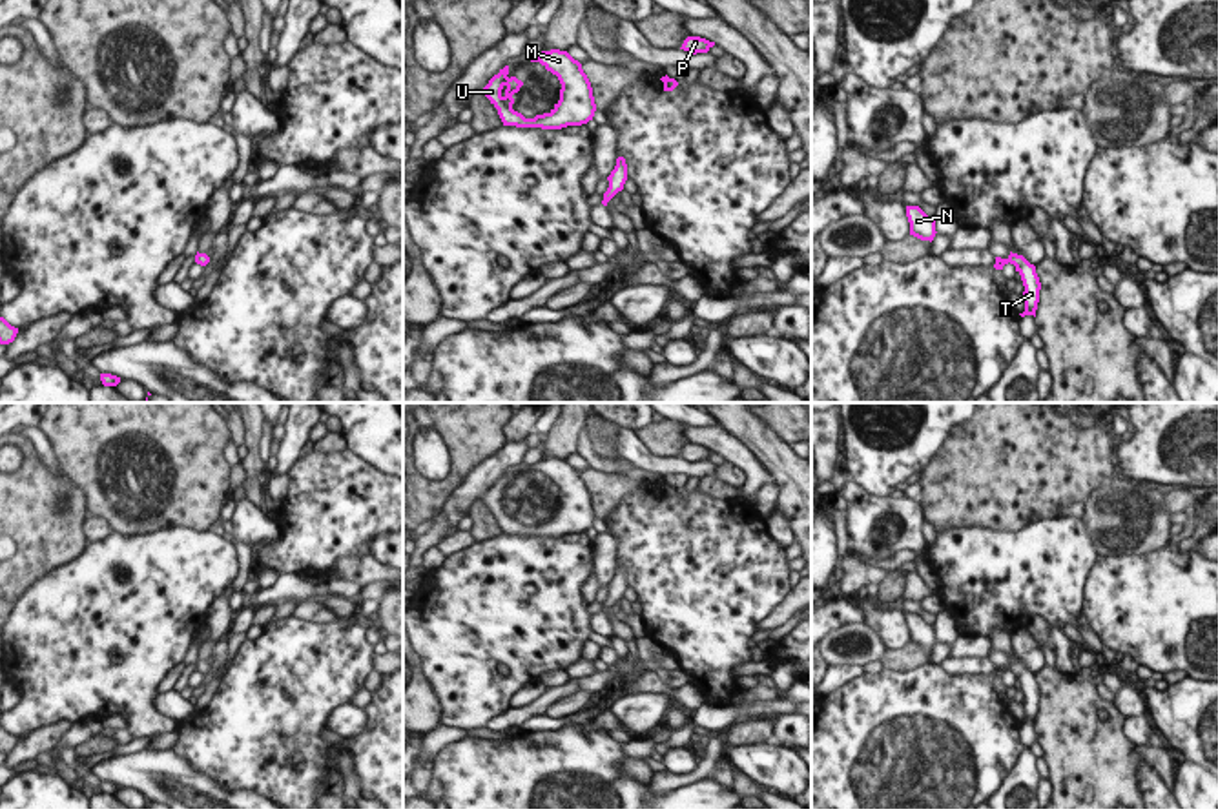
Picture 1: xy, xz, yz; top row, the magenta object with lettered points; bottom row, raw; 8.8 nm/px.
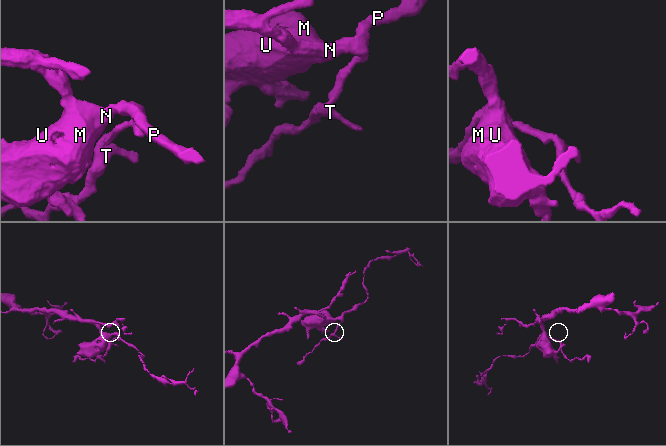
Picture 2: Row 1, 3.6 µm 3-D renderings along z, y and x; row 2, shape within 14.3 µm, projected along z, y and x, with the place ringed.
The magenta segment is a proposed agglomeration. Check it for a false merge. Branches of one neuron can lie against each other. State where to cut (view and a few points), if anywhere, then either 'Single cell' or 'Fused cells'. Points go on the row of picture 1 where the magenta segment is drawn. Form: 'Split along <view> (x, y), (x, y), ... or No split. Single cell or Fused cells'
No split. Single cell

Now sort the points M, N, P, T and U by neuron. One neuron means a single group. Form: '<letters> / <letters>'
M N P T U

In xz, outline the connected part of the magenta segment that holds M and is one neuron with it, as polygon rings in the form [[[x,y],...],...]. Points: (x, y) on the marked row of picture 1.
[[[551,49],[532,56],[531,62],[540,62],[547,71],[558,77],[562,84],[560,100],[549,113],[525,118],[512,109],[512,95],[520,91],[523,82],[516,77],[509,78],[509,66],[505,66],[481,91],[498,109],[503,126],[562,129],[593,120],[596,111],[593,87],[578,60],[567,51]]]

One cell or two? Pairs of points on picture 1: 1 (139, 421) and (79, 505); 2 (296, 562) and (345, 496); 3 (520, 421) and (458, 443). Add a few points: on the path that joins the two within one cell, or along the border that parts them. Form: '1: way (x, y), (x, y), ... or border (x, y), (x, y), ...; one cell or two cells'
1: border (62, 471), (86, 492), (90, 512); two cells
2: way (305, 545), (332, 512); one cell
3: border (511, 421), (505, 427), (507, 441); two cells

